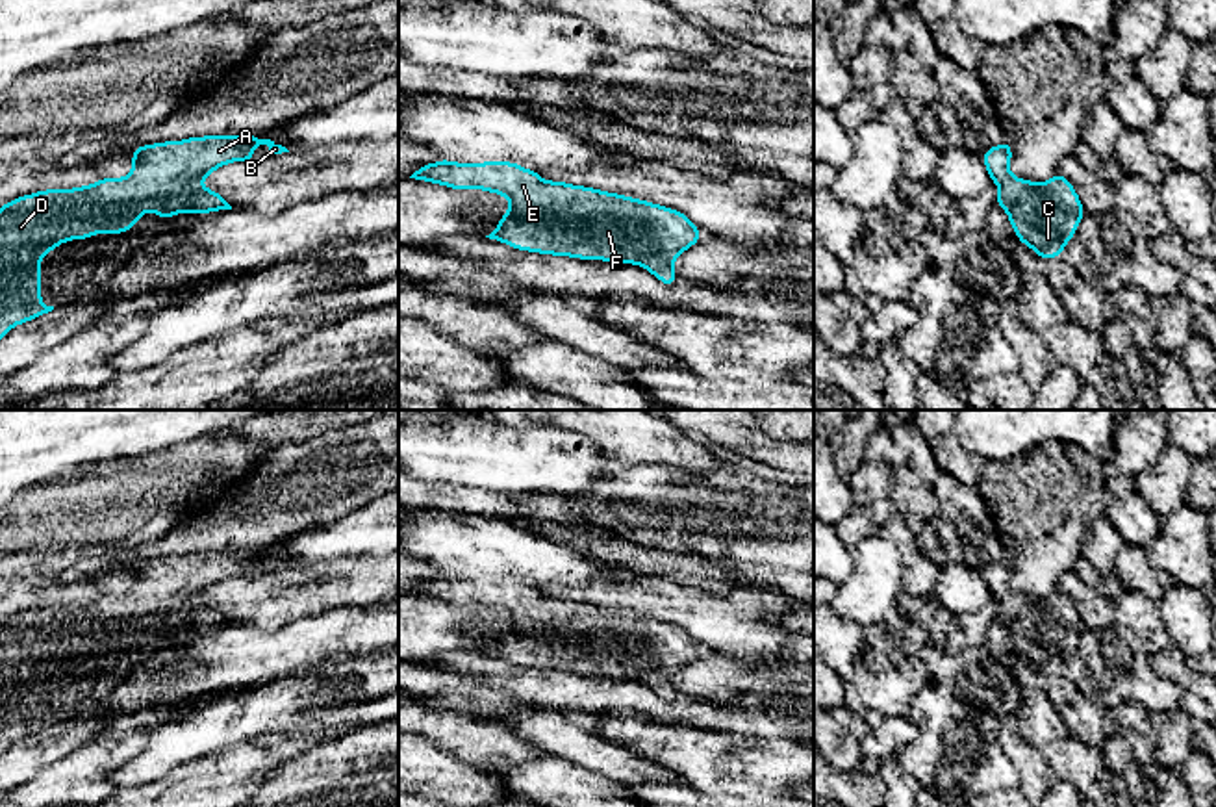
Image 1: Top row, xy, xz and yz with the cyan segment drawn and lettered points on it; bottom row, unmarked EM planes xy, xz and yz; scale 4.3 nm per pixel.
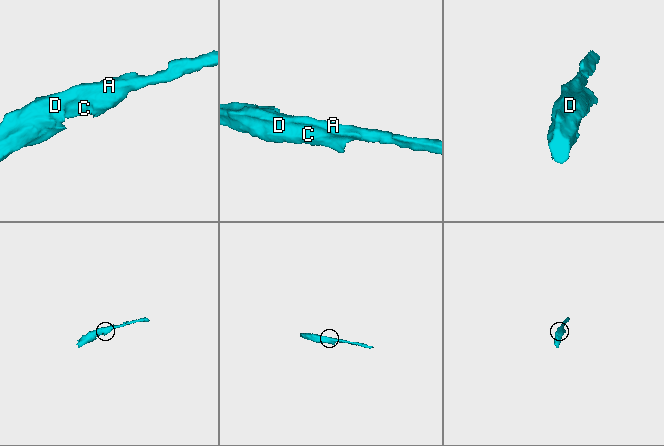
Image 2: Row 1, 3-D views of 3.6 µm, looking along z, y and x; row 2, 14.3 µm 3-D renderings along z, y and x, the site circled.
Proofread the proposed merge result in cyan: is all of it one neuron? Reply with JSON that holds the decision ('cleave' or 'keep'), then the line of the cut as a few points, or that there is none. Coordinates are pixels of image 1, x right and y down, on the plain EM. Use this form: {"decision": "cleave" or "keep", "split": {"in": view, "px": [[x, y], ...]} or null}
{"decision": "keep", "split": null}

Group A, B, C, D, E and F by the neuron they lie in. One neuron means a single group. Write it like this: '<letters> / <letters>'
A B C D E F

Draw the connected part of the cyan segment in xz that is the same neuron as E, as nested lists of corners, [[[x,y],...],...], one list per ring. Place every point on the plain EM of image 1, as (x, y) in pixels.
[[[439,575],[421,581],[410,594],[506,612],[510,625],[486,651],[489,655],[526,668],[634,679],[669,703],[678,696],[673,677],[703,653],[678,625],[543,596],[536,586],[513,577]]]

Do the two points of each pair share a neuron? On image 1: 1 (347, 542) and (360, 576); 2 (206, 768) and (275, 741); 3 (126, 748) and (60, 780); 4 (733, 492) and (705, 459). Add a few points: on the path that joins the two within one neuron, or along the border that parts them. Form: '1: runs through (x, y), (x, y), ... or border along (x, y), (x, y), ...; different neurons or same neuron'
1: border along (379, 555), (325, 559), (310, 564); different neurons
2: runs through (223, 768), (241, 768), (258, 752); same neuron
3: runs through (110, 748), (76, 780); same neuron
4: border along (671, 464), (696, 470), (720, 470), (727, 466); different neurons

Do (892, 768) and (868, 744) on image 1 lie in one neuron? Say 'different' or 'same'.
different

